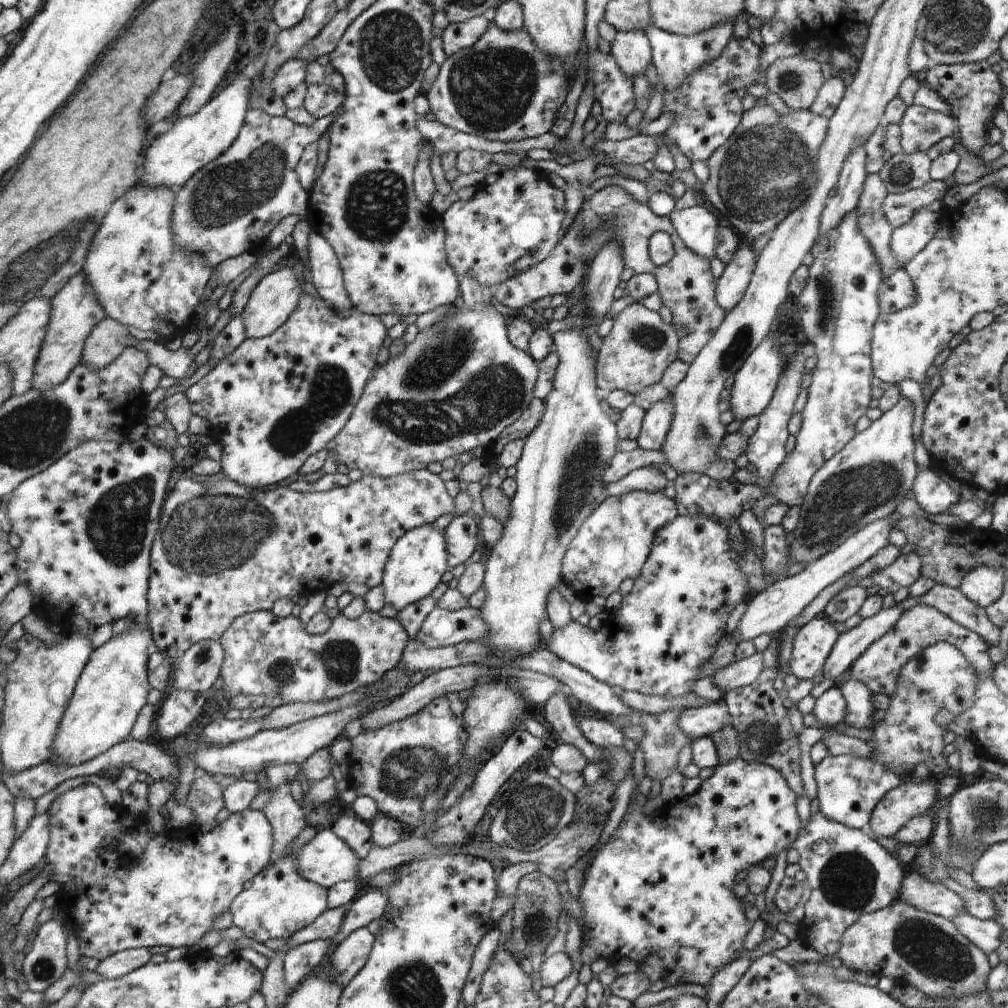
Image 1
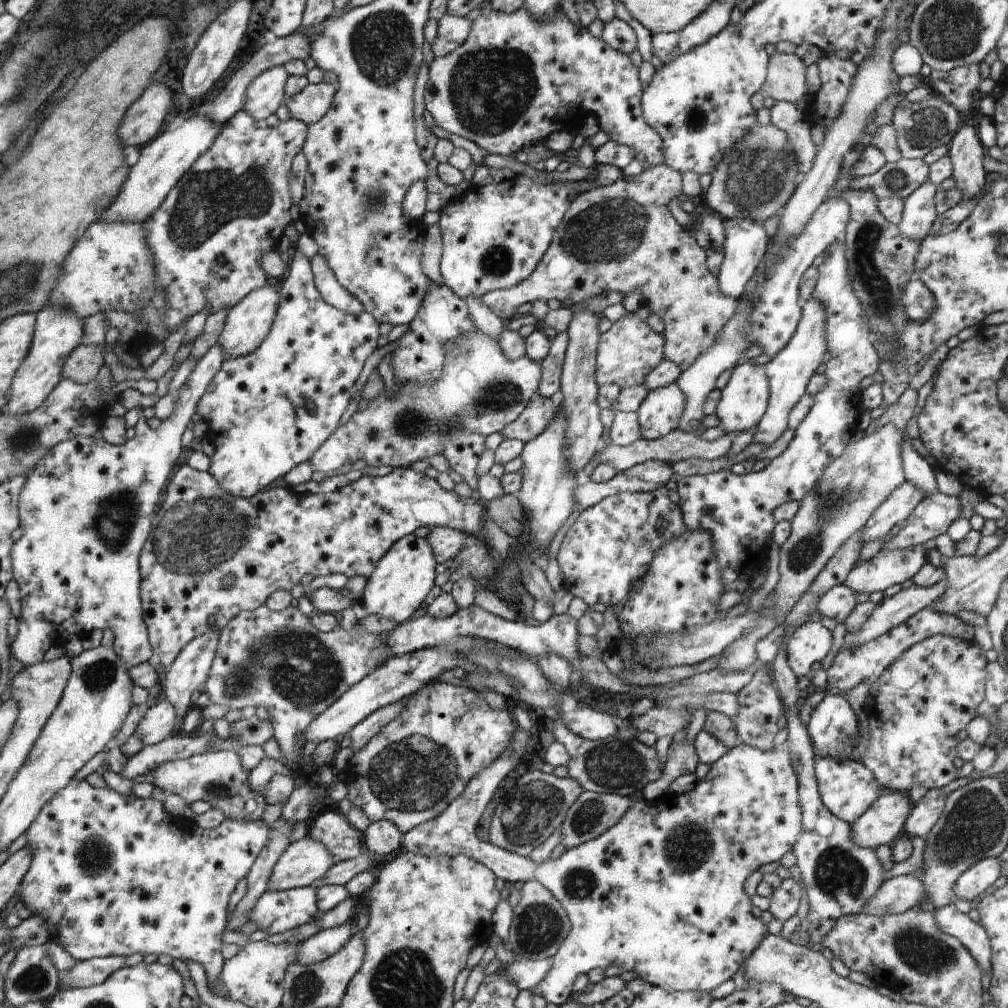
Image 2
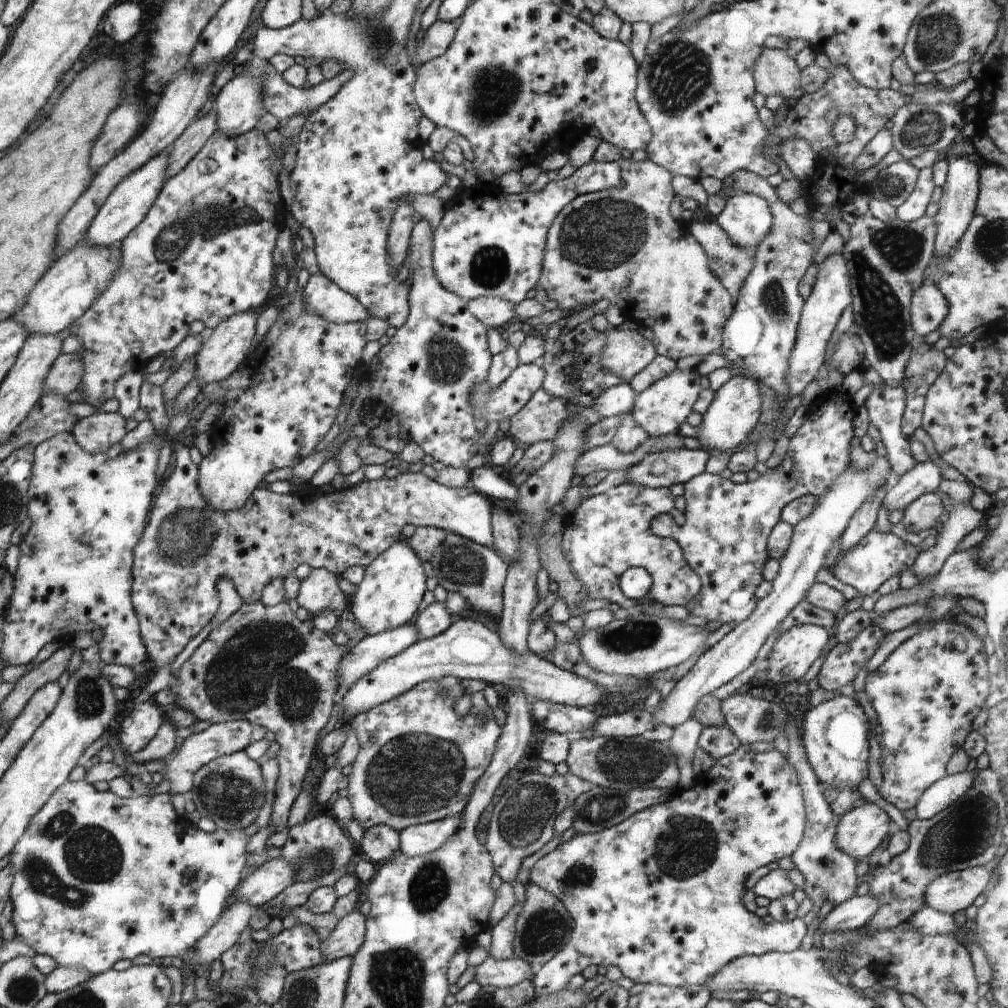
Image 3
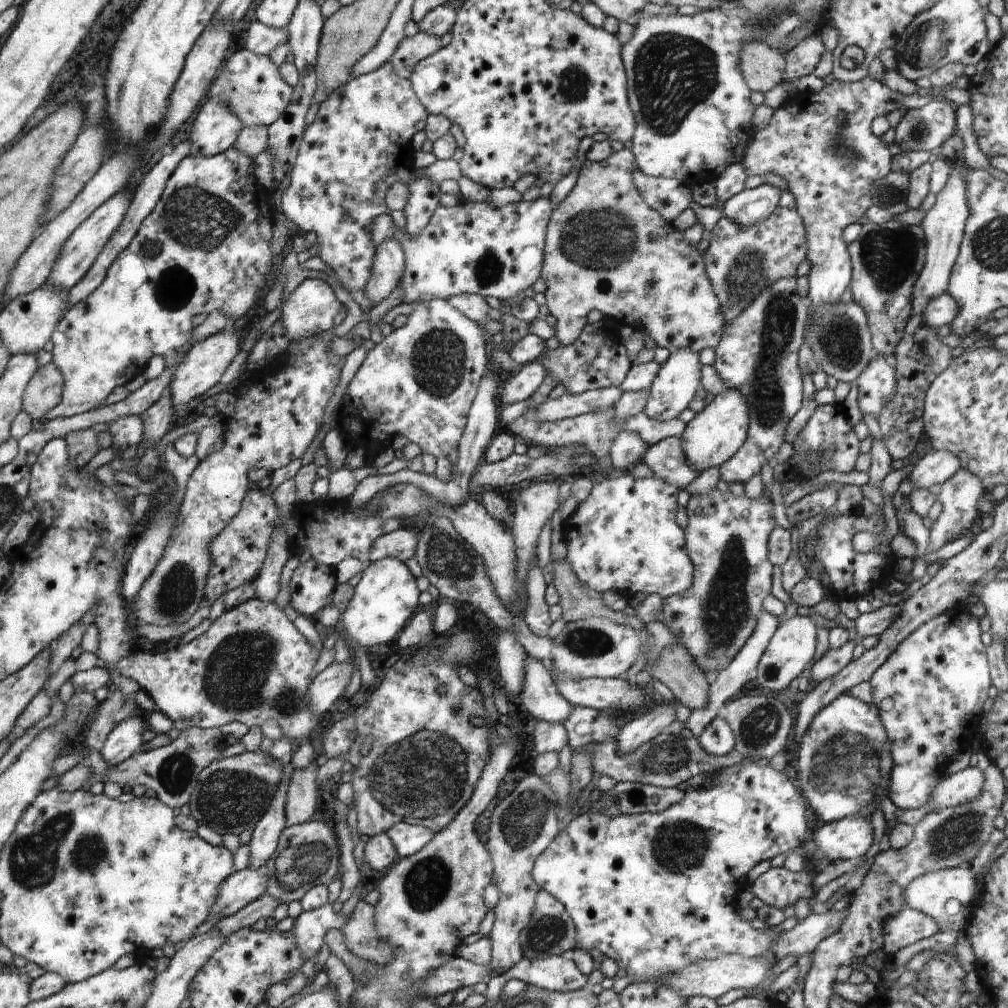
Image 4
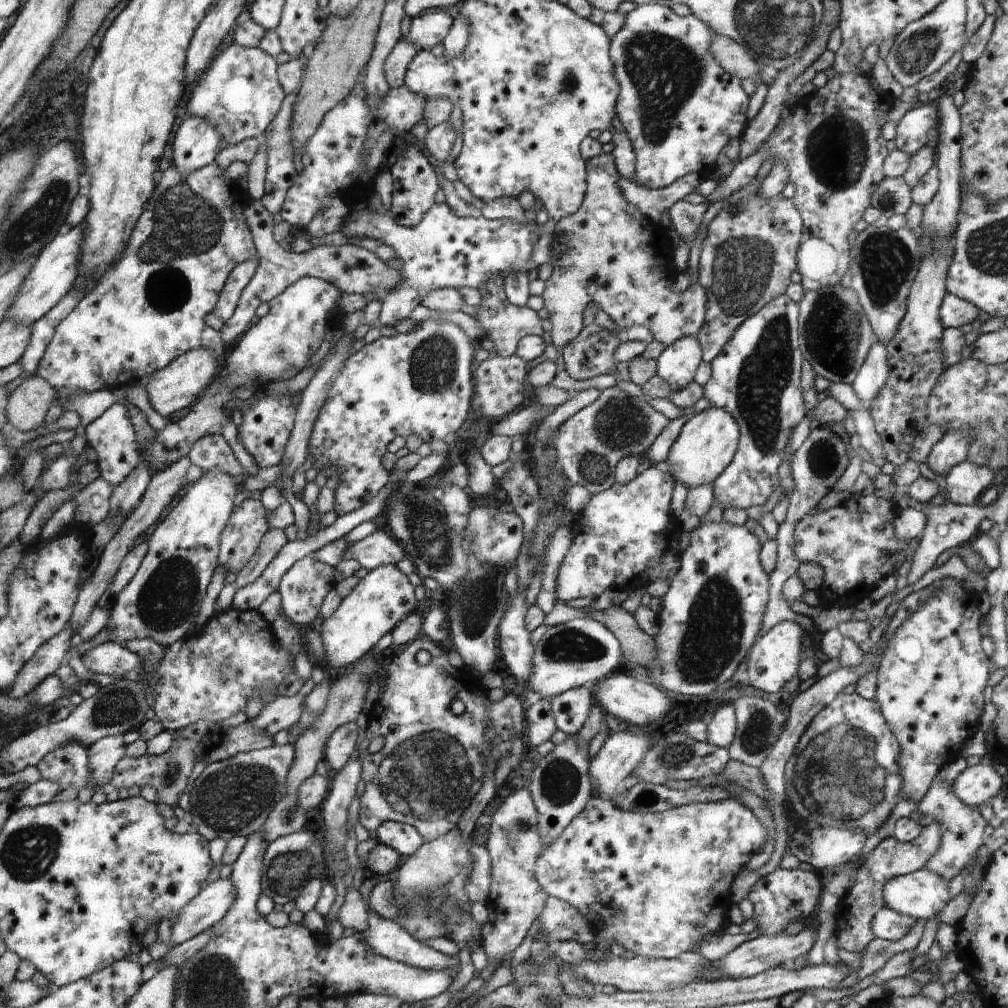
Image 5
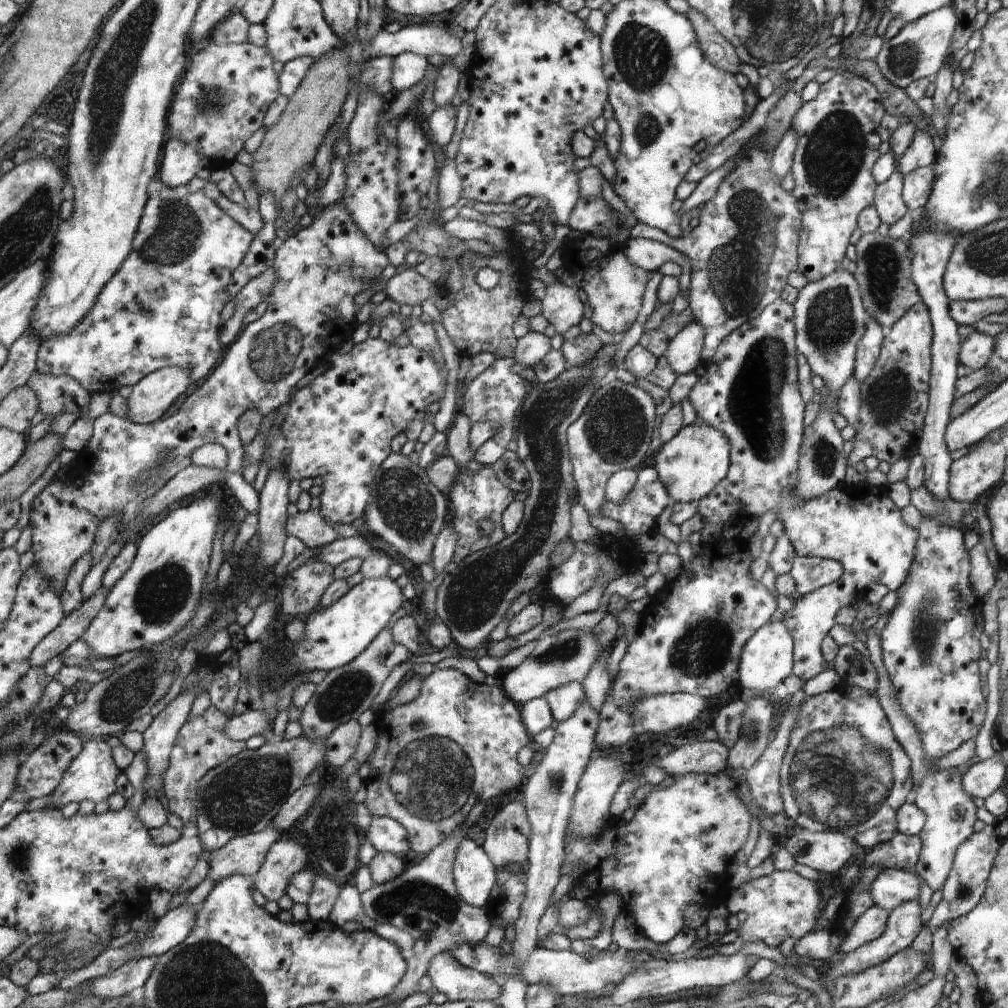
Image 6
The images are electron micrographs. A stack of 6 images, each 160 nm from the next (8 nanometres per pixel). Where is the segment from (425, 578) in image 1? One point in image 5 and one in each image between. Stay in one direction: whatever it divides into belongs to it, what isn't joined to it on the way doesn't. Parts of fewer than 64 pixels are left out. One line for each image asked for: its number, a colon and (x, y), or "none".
2: (403, 580)
3: (388, 595)
4: (383, 602)
5: (381, 600)

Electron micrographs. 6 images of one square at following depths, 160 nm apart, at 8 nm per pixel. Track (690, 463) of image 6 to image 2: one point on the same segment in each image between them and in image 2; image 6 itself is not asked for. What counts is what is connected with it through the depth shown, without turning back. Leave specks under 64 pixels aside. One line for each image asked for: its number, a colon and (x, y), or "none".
2: (744, 400)
3: (735, 410)
4: (714, 435)
5: (702, 452)

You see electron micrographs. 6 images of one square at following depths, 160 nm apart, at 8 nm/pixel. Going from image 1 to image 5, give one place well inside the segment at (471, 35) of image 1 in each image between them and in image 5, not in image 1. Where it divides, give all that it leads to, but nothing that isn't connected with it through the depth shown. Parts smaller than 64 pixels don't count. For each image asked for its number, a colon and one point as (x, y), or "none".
2: (454, 31)
3: (437, 39)
4: (412, 50)
5: (397, 63)

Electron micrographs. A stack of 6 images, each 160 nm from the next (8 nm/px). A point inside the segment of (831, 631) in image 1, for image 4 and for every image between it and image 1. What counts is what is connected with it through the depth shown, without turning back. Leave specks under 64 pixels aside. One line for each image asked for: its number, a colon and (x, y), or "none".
2: (811, 643)
3: (796, 649)
4: (791, 649)

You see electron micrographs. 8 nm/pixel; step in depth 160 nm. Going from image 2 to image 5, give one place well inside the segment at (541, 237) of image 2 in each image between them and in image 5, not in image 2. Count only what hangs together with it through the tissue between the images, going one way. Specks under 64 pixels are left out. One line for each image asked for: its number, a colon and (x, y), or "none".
3: (486, 246)
4: (472, 248)
5: (442, 250)

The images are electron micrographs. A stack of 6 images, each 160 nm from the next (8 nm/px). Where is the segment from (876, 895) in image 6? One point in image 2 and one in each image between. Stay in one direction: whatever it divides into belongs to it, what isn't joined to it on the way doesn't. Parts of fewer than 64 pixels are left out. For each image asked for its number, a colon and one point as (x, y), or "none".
2: (978, 878)
3: (957, 890)
4: (946, 895)
5: (921, 895)

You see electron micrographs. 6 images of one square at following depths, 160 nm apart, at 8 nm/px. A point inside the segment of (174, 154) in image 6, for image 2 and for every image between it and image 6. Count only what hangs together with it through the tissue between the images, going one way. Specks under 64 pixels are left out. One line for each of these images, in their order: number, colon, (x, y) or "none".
2: (264, 96)
3: (238, 106)
4: (215, 129)
5: (196, 144)

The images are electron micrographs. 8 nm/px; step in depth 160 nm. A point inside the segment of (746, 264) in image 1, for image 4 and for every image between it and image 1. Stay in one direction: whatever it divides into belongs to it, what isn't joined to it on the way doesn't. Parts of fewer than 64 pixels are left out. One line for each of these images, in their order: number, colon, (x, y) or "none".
2: (746, 241)
3: (746, 218)
4: (749, 206)

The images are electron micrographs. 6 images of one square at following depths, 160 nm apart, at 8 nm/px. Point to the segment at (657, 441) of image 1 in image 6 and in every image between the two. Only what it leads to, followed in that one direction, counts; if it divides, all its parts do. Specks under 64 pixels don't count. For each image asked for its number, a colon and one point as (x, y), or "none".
2: (660, 413)
3: (660, 409)
4: (679, 379)
5: (678, 364)
6: (683, 354)

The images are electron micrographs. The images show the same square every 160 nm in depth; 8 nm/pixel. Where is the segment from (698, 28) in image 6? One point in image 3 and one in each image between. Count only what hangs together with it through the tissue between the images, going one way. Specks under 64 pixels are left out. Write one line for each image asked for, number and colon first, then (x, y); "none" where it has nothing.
3: (776, 72)
4: (762, 67)
5: (734, 58)

